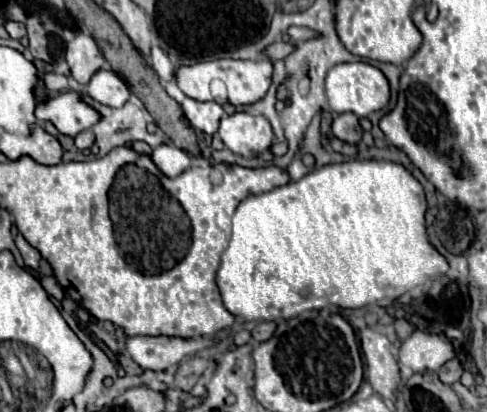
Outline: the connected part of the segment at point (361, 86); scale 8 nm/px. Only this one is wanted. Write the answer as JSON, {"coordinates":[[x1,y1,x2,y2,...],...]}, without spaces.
{"coordinates":[[362,61,338,63,326,75,326,97,328,97,328,105,334,113,352,111,358,117,366,117,374,111,380,111,388,103,390,85,388,85,388,79,384,77,384,73,370,63,362,63]]}

